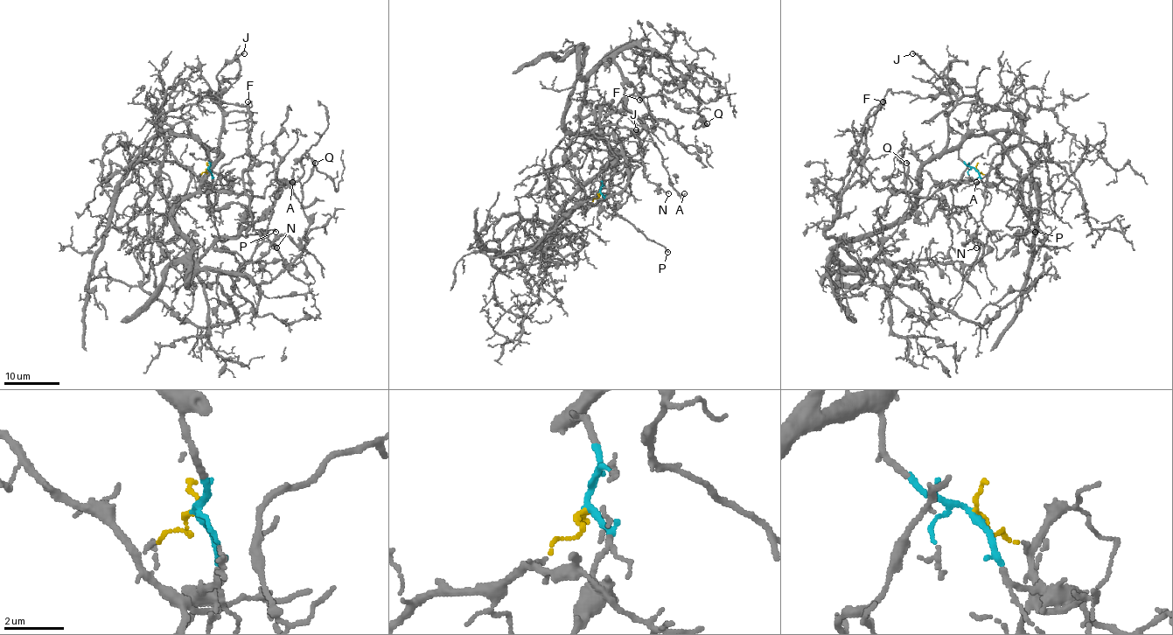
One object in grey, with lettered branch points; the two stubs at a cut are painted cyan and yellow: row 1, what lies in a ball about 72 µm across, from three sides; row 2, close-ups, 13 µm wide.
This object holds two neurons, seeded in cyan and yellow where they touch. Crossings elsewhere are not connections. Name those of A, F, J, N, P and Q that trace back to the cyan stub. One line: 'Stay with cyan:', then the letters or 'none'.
Stay with cyan: A, F, J, N, Q

